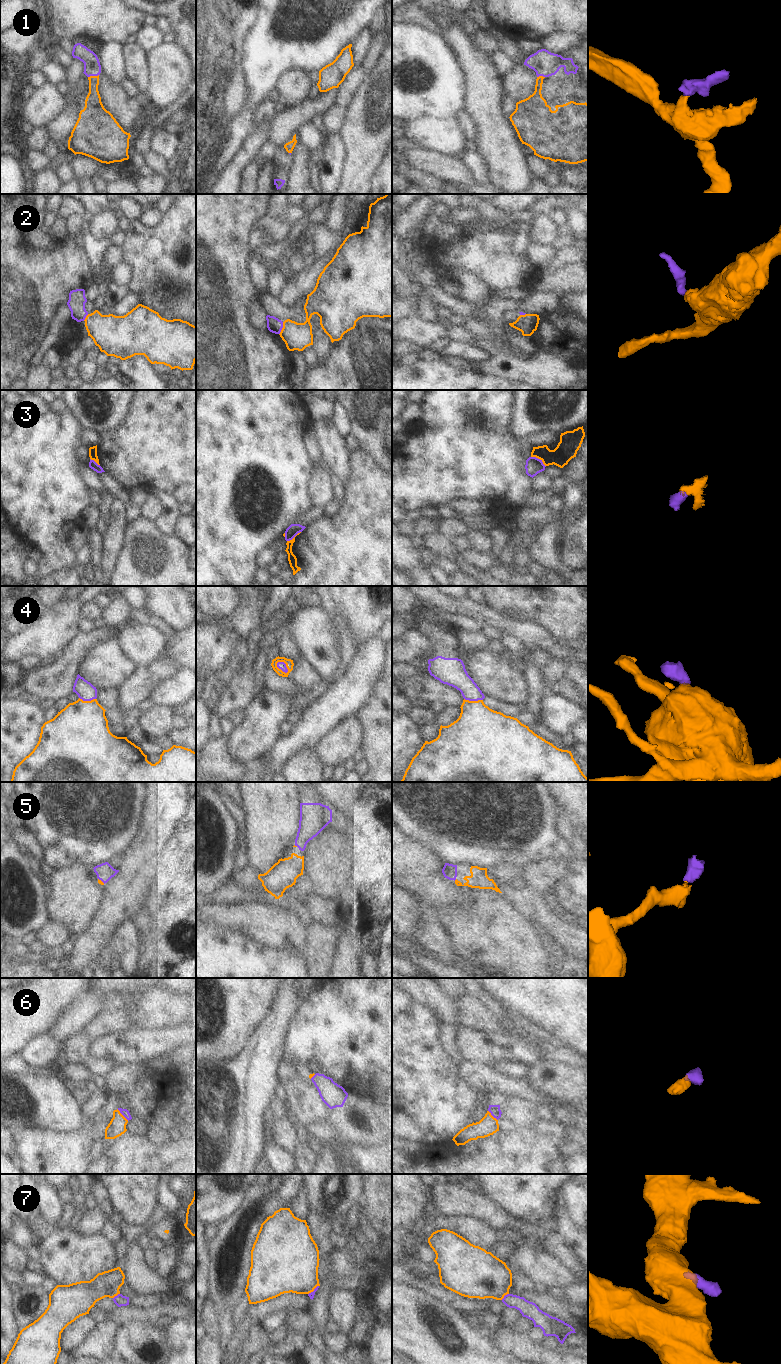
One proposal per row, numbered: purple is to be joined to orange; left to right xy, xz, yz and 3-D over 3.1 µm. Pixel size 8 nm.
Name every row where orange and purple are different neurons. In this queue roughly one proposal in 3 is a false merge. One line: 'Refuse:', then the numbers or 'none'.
Refuse: 2, 3, 7

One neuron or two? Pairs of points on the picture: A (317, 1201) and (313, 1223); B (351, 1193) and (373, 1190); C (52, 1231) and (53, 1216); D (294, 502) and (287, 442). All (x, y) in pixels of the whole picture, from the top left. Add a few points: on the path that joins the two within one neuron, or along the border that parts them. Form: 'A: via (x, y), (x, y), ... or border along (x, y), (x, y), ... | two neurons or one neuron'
A: border along (309, 1209), (325, 1217), (330, 1224) | two neurons
B: border along (363, 1184), (362, 1198), (360, 1200) | two neurons
C: border along (41, 1215), (51, 1223), (58, 1223) | two neurons
D: via (287, 487), (287, 457) | one neuron

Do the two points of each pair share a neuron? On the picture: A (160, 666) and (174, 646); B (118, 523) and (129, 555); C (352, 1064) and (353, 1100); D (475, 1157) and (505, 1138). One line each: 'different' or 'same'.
A: different
B: different
C: different
D: same

